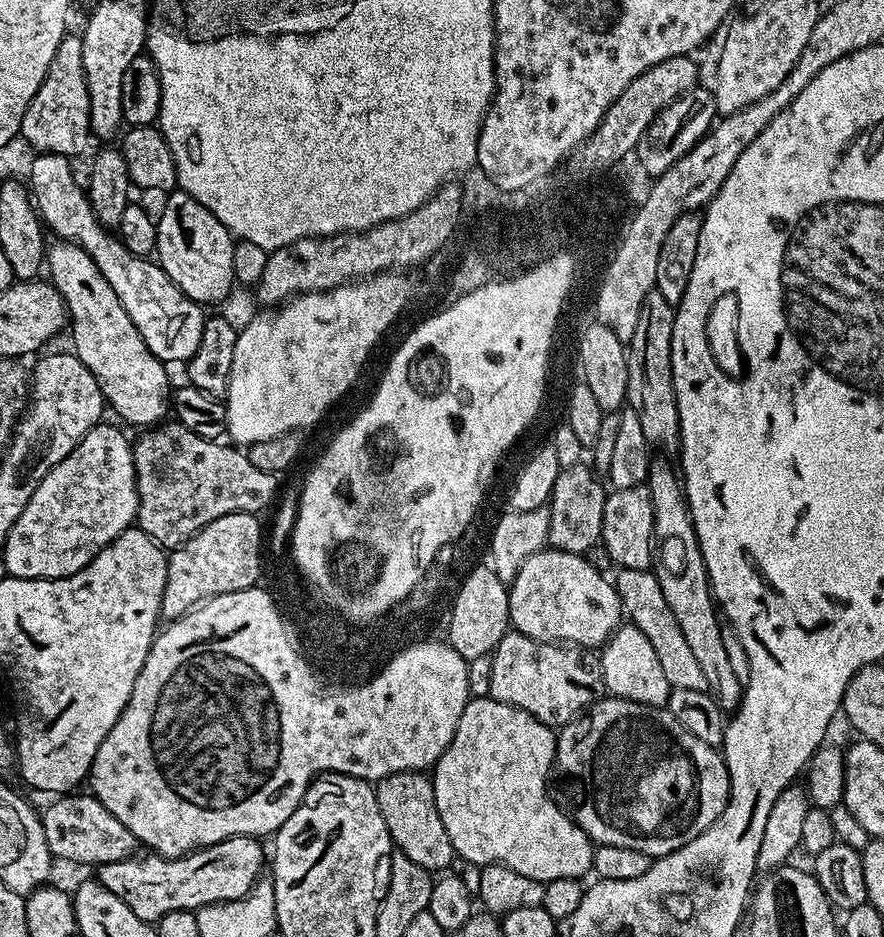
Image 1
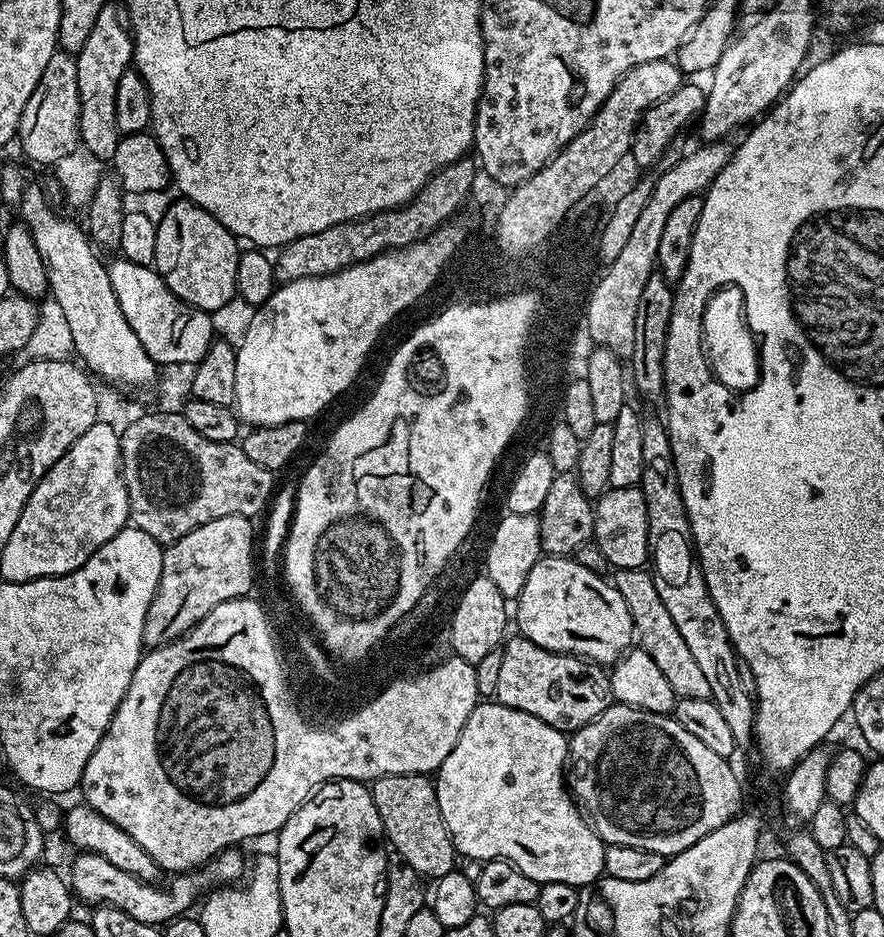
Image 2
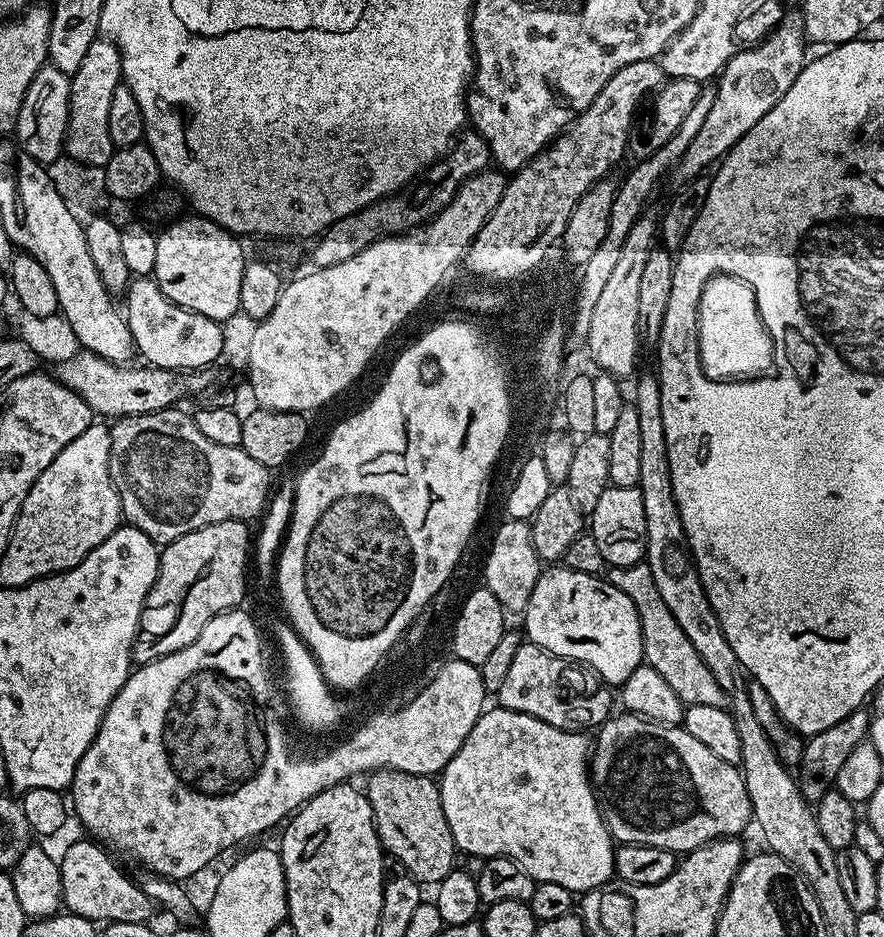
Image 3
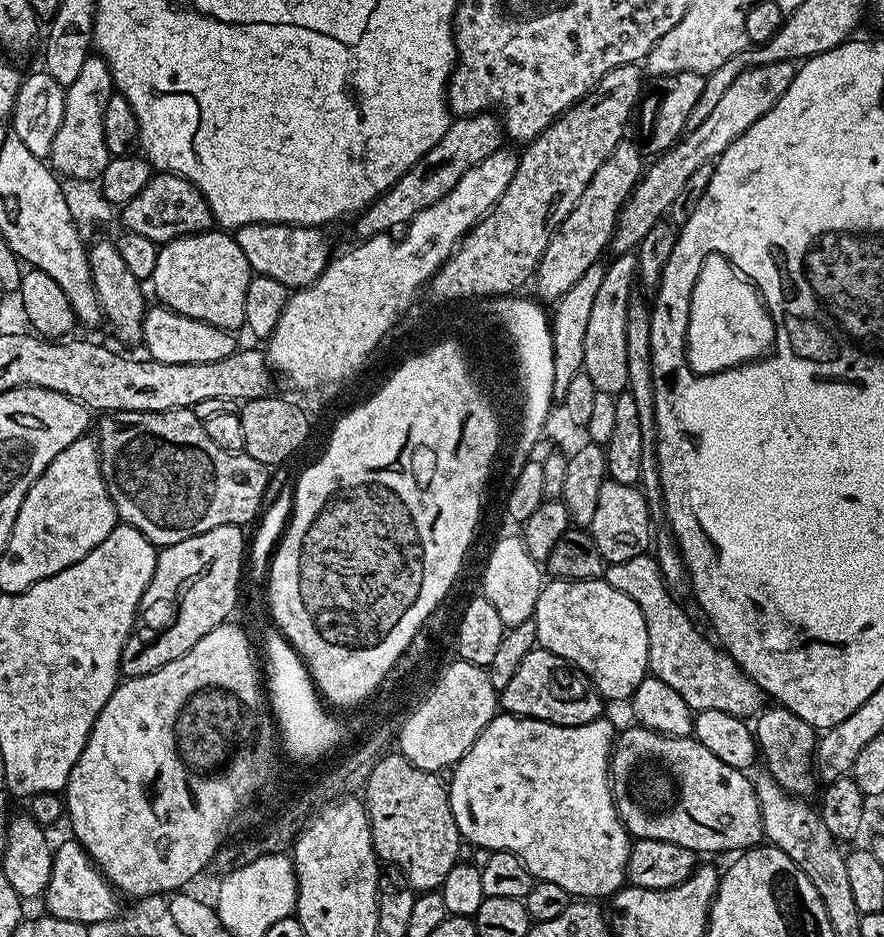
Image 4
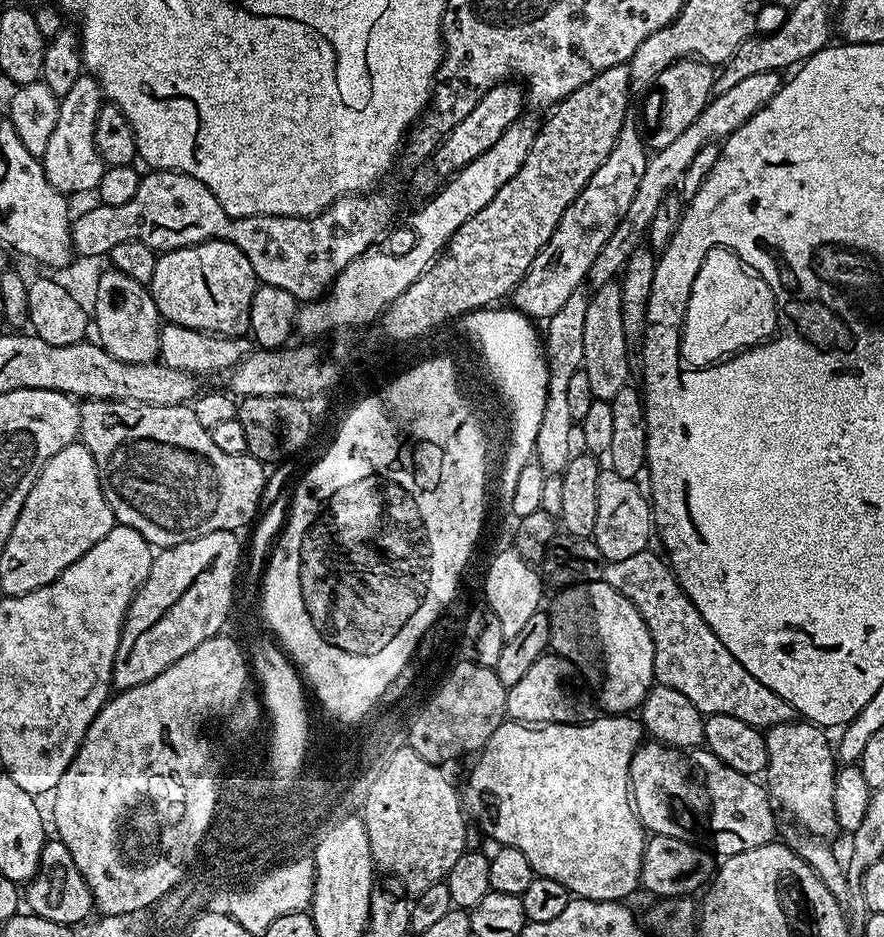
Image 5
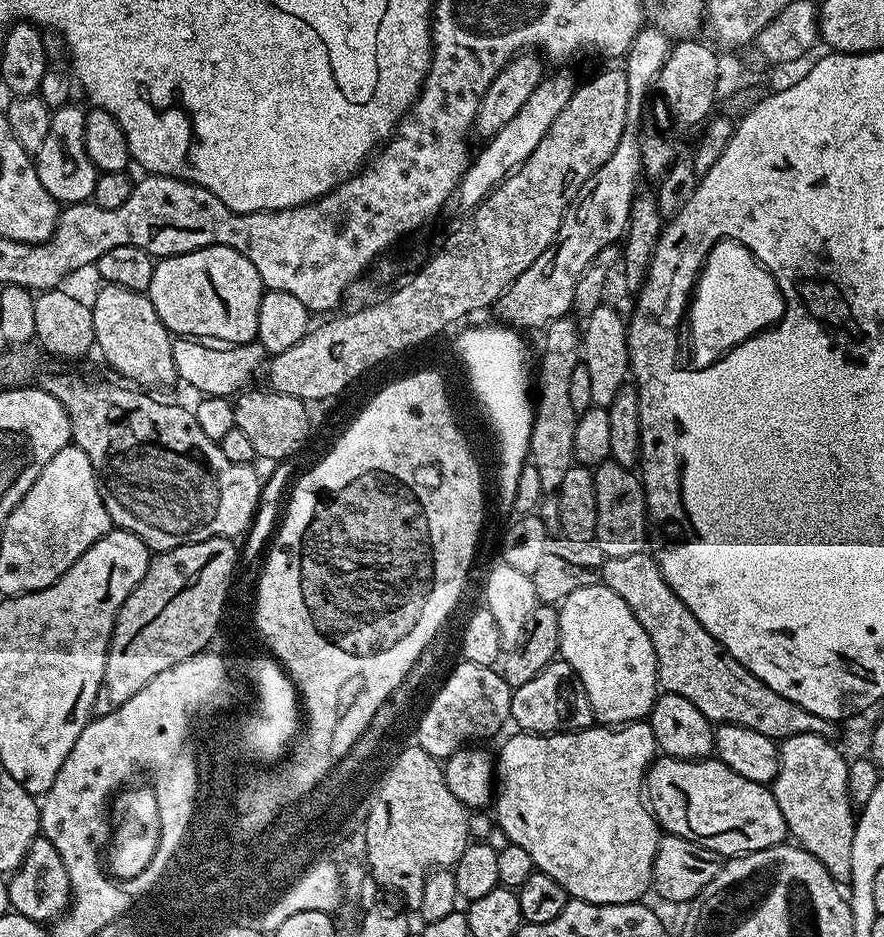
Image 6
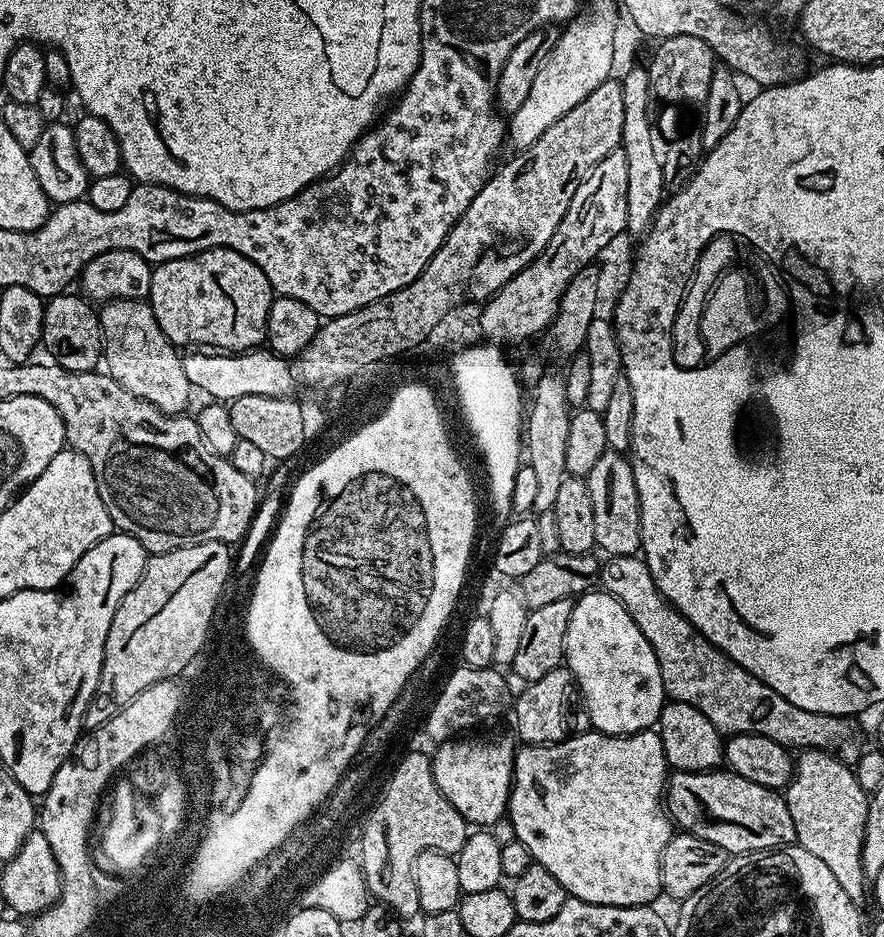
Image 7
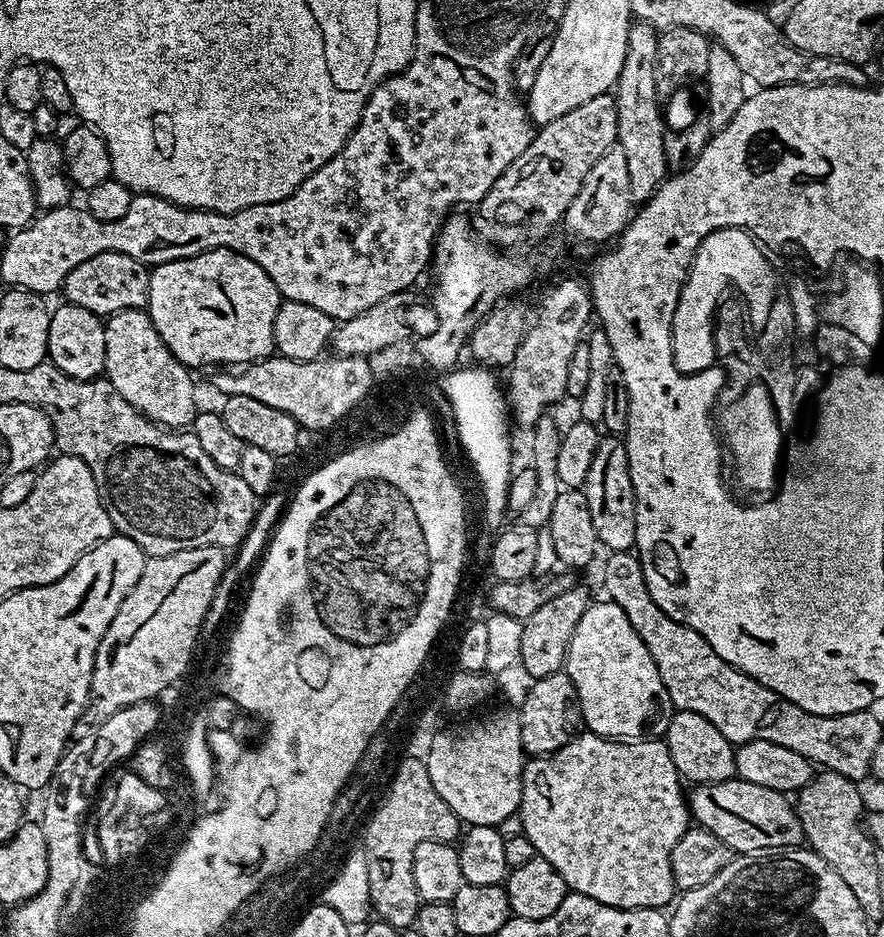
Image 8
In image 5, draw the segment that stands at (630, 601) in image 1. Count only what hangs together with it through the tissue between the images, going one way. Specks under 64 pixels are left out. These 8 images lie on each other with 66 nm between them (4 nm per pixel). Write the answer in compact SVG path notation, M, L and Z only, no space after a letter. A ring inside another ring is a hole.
M645 550L630 558L610 560L604 566L604 579L642 614L646 630L654 642L654 674L656 684L670 686L678 694L686 694L705 717L726 714L761 730L786 724L796 713L785 699L763 686L722 646L710 626L698 614L694 602L676 580L672 565L659 551Z

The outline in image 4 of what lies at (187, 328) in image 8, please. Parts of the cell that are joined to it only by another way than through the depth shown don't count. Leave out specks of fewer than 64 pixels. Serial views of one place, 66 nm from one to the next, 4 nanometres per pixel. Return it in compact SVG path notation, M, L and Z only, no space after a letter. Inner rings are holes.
M209 230L198 232L195 236L180 236L161 247L158 262L154 265L154 274L150 288L156 291L161 305L191 320L201 320L219 328L239 329L244 323L246 310L246 286L253 278L253 271L248 266L248 259L238 242L227 231Z

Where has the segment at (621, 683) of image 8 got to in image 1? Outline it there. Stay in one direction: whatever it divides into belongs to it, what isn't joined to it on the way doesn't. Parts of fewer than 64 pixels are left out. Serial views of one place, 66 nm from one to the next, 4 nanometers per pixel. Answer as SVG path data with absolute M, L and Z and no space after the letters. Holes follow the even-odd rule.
M551 546L542 552L535 552L526 562L522 562L522 570L508 588L508 618L511 627L523 636L535 640L546 640L549 644L561 642L569 646L579 646L589 650L599 649L608 643L612 633L622 624L622 609L616 593L615 583L605 573L594 570L584 556L575 556L569 552L559 552Z

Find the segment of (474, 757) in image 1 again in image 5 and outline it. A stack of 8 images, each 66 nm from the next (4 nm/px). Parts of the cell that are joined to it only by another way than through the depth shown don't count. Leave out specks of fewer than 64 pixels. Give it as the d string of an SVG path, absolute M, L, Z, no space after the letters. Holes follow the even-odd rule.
M600 714L586 724L520 724L516 720L508 720L500 724L498 730L494 730L494 734L490 734L490 738L475 757L476 765L473 766L464 788L462 784L464 811L469 817L476 816L476 824L485 837L497 839L501 846L522 850L522 854L526 854L526 862L530 862L536 876L554 878L554 882L562 882L562 886L566 886L566 890L571 892L573 897L582 900L627 901L627 896L635 888L641 887L640 875L646 843L646 829L641 826L636 810L632 807L628 775L630 762L640 749L645 736L644 725L639 719L628 714Z

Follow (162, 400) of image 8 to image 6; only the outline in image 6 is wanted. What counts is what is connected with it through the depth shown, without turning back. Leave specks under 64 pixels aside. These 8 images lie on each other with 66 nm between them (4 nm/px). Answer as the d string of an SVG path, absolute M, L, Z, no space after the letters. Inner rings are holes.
M101 283L99 287L96 301L91 301L90 307L96 331L95 347L98 352L100 348L105 362L118 375L125 376L120 378L148 390L177 383L172 353L174 337L162 322L162 318L158 318L158 310L154 310L147 294L117 284Z

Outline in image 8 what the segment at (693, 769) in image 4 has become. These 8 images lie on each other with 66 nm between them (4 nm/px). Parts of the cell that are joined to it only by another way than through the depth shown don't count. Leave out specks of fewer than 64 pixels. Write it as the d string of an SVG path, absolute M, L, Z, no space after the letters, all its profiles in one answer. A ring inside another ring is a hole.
M733 778L717 784L695 785L687 801L691 819L699 827L718 834L718 838L722 838L722 842L726 842L726 846L730 846L733 853L760 854L765 850L795 850L805 843L802 822L793 801L778 790L766 790L766 786L754 786L754 782Z

